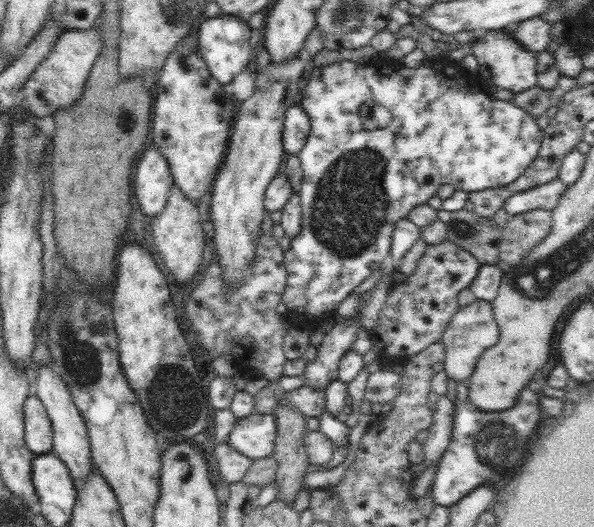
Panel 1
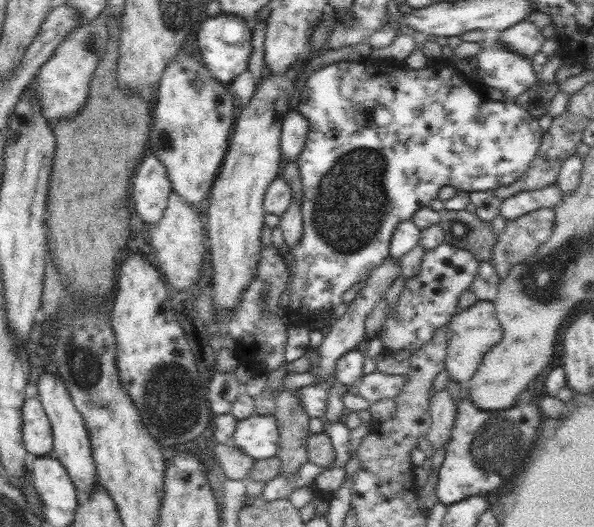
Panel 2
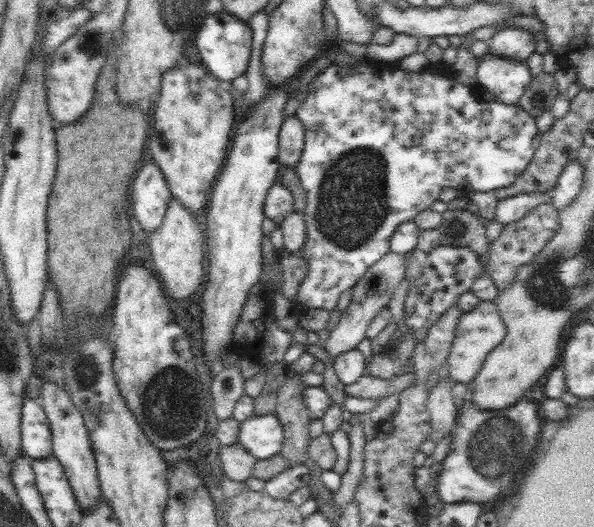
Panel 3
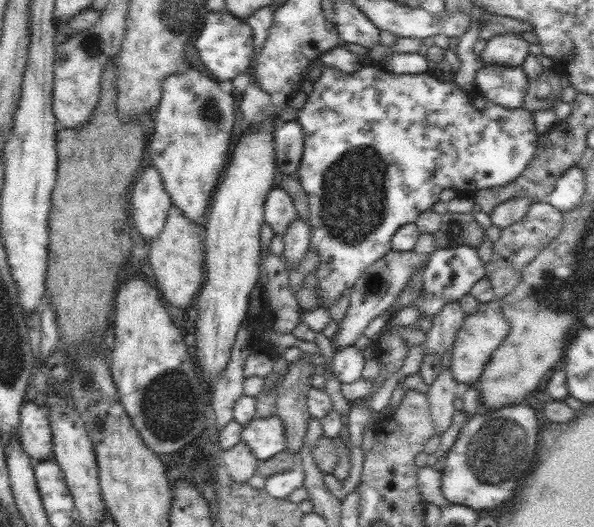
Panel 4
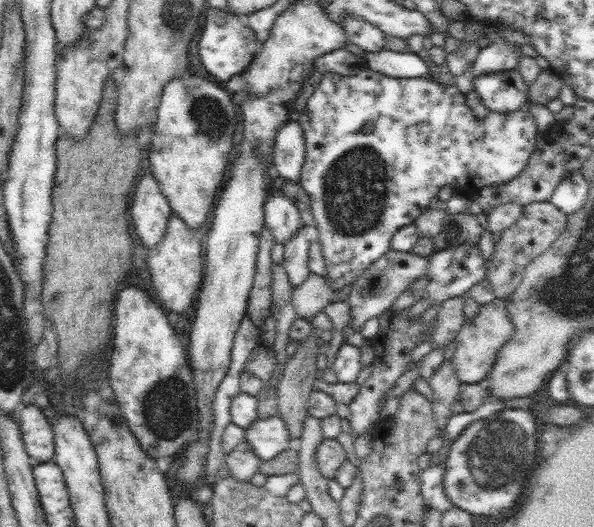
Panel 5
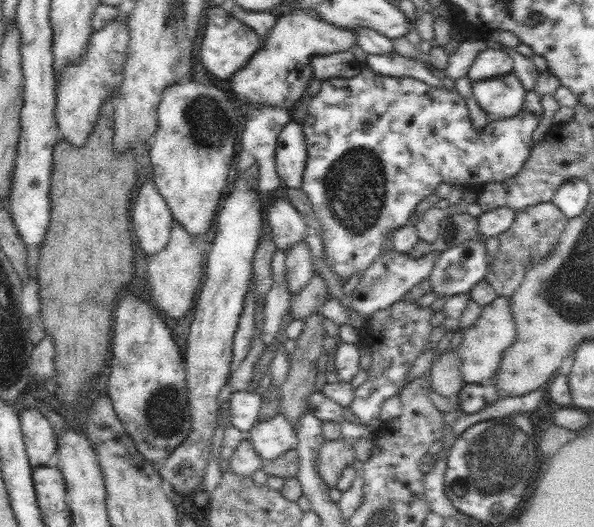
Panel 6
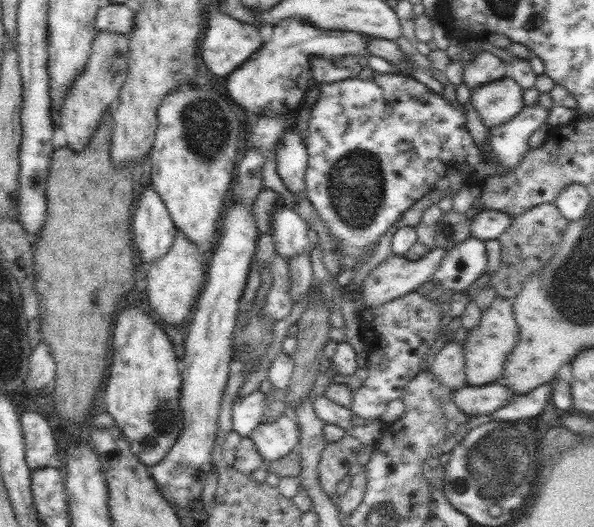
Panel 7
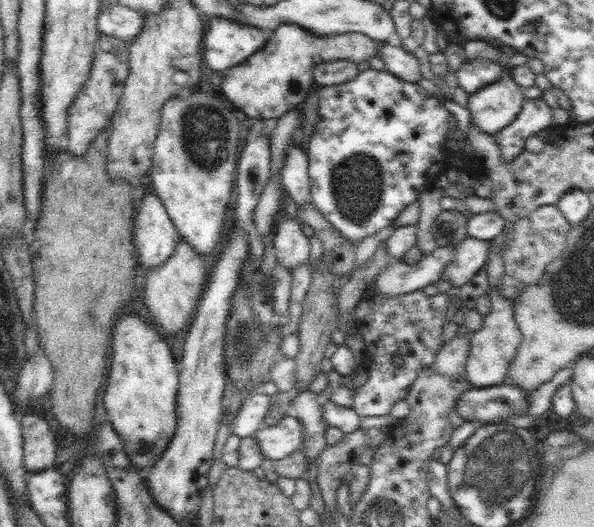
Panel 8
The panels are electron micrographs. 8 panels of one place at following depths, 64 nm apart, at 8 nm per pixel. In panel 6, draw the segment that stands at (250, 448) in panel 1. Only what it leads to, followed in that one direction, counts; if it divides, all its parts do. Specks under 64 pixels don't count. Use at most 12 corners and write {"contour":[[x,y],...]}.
{"contour":[[281,411],[252,425],[246,437],[265,462],[296,448]]}

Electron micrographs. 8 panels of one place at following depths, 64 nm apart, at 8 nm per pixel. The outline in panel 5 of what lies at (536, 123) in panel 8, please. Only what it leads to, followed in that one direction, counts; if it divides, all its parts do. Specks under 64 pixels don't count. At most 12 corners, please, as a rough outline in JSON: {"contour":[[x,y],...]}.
{"contour":[[324,73],[299,123],[340,296],[438,190],[514,180],[528,107]]}

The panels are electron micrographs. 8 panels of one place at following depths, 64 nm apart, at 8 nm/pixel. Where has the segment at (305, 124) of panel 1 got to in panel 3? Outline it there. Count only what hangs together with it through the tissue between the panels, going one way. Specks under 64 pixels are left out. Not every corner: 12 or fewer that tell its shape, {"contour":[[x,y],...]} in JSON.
{"contour":[[284,119],[278,132],[278,161],[298,165],[305,145],[302,121]]}

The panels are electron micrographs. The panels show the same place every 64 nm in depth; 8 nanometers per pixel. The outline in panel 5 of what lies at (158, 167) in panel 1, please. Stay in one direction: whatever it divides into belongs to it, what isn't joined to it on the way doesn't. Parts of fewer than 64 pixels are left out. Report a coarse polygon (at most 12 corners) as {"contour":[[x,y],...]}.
{"contour":[[146,172],[130,208],[144,247],[159,246],[172,212],[158,181]]}

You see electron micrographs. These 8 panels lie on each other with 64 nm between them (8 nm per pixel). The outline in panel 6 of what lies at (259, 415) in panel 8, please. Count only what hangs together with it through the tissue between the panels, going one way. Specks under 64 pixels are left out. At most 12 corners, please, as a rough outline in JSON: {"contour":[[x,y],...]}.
{"contour":[[234,391],[230,421],[245,436],[258,423],[262,396]]}

